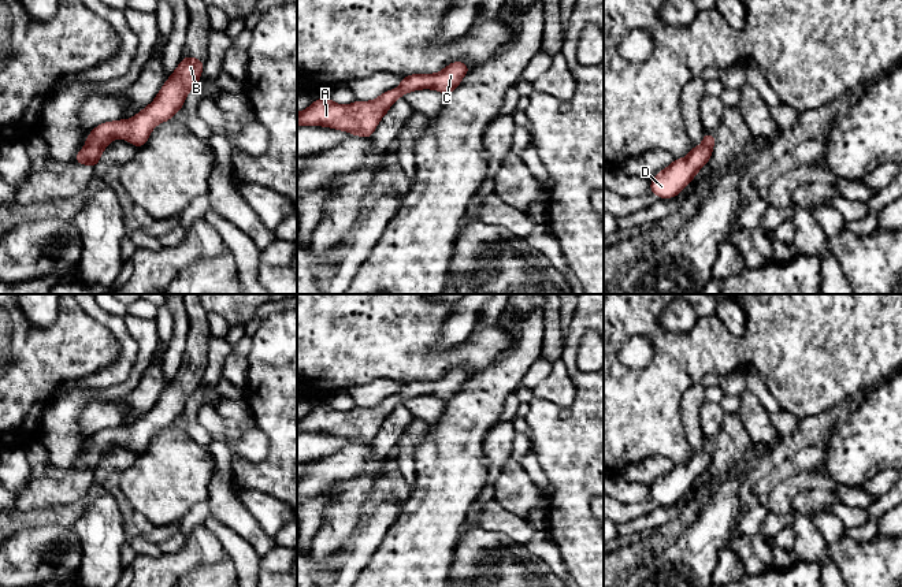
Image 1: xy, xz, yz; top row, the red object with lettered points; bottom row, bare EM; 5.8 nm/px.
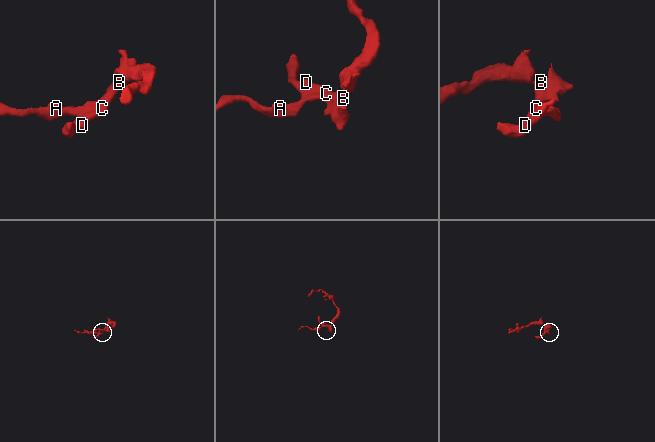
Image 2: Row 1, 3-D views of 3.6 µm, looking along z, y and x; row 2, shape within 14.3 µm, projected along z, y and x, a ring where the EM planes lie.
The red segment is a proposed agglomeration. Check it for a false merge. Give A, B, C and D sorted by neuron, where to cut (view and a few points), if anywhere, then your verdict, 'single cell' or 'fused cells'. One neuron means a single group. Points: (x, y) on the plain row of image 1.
A B C D; no cut; single cell

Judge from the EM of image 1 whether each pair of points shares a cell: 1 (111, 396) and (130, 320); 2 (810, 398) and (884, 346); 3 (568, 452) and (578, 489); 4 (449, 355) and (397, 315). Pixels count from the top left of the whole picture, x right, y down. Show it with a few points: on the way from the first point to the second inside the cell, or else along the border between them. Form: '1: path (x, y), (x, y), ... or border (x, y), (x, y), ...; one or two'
1: path (132, 381), (143, 363), (144, 341); one
2: path (828, 385), (867, 346); one
3: path (578, 461), (578, 479); one
4: path (437, 355), (409, 327); one

